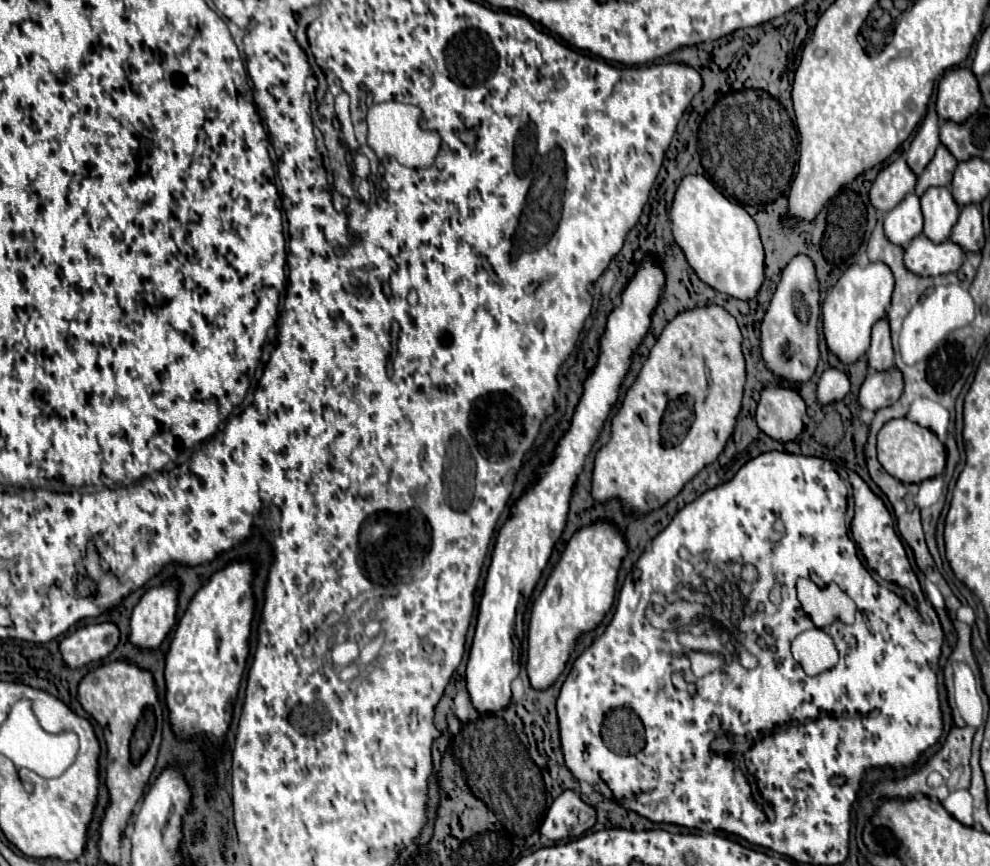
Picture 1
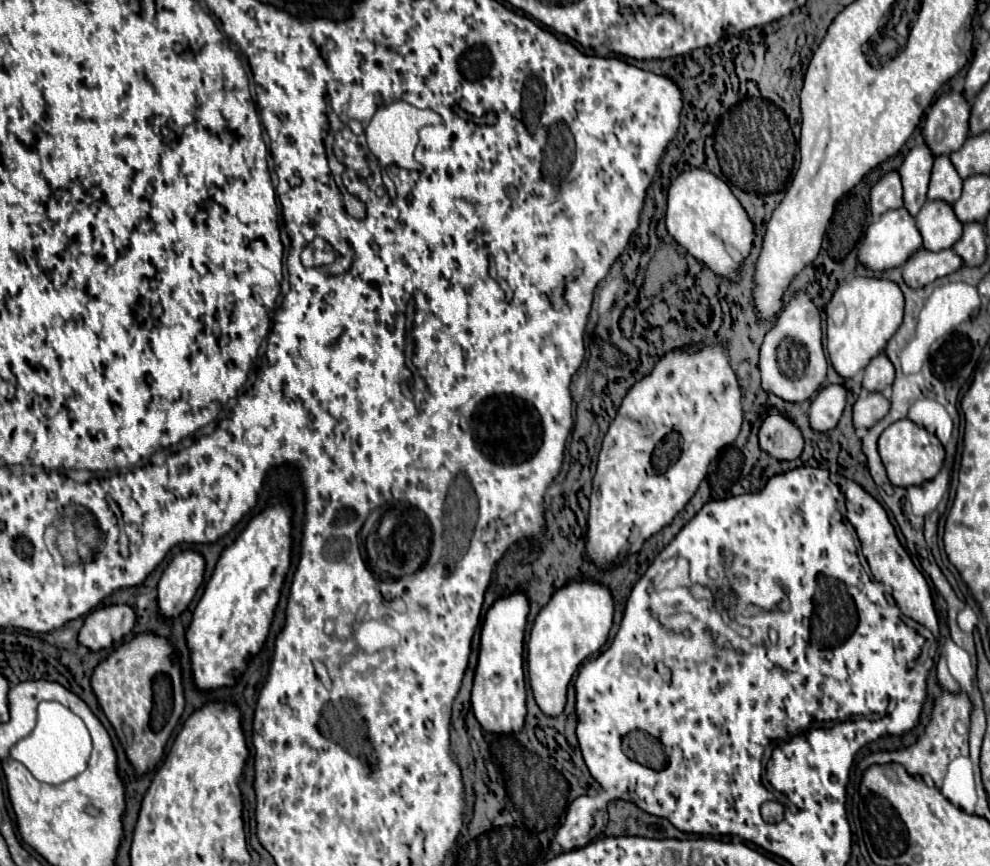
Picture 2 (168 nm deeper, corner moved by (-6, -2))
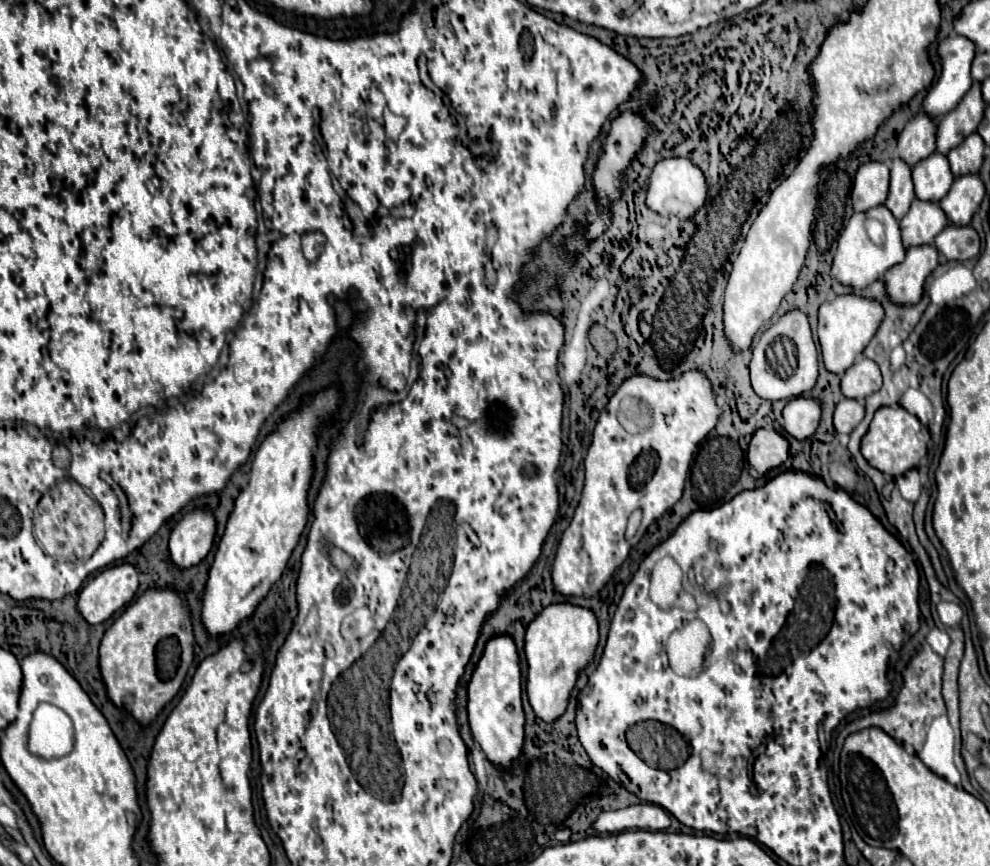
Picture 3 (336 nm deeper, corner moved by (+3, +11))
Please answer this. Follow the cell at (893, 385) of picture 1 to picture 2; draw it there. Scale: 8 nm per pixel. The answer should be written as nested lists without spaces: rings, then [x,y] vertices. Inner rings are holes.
[[[861,393],[853,405],[853,425],[855,429],[869,429],[881,417],[887,415],[889,401],[879,393]]]

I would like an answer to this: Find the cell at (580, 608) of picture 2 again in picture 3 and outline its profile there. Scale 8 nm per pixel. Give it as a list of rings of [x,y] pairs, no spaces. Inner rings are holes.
[[[560,602],[548,604],[526,628],[524,652],[528,662],[526,692],[538,718],[552,722],[566,710],[568,694],[578,678],[578,670],[588,666],[598,644],[598,620],[590,608]]]

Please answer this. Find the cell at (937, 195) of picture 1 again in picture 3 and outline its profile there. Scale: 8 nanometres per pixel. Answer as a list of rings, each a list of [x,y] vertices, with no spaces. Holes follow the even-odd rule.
[[[914,198],[908,214],[900,220],[904,246],[932,244],[936,234],[948,226],[946,214],[936,202],[924,202]]]

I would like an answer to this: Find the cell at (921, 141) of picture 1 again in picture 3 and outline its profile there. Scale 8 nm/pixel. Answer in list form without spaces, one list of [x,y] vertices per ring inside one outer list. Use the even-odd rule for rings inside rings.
[[[894,158],[890,170],[890,194],[884,204],[900,220],[908,212],[912,200],[914,200],[912,168],[902,158]]]

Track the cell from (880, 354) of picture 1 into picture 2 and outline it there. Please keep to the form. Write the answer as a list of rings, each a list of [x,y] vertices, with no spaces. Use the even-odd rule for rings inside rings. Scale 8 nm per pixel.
[[[881,353],[867,365],[861,385],[869,393],[883,393],[887,387],[893,385],[893,377],[895,377],[895,371],[891,361],[887,361],[887,357],[883,357]]]

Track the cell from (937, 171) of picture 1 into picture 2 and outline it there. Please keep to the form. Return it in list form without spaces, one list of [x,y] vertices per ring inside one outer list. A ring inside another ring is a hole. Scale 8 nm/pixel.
[[[937,157],[931,171],[931,183],[927,191],[929,201],[945,201],[953,205],[961,197],[963,179],[959,173],[955,173],[955,167],[951,165],[949,157]]]

